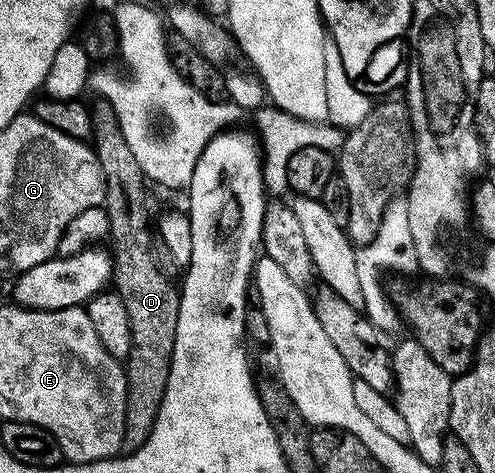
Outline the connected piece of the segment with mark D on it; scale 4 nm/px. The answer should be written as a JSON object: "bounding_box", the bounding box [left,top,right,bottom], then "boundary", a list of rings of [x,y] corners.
{"bounding_box":[91,103,179,447],"boundary":[[[106,103],[99,105],[98,109],[93,109],[91,113],[92,140],[97,141],[97,162],[101,164],[105,176],[106,194],[103,207],[109,213],[111,241],[114,241],[117,247],[117,253],[115,251],[112,254],[111,281],[127,307],[127,319],[131,323],[133,336],[133,346],[129,349],[125,365],[125,377],[129,380],[125,404],[125,439],[130,446],[137,447],[152,431],[157,422],[159,407],[163,403],[173,358],[179,289],[161,274],[161,269],[153,258],[152,245],[153,239],[155,243],[155,237],[153,233],[149,234],[151,219],[149,223],[149,201],[145,198],[146,177],[135,163],[131,147],[120,133],[113,109]]]}

